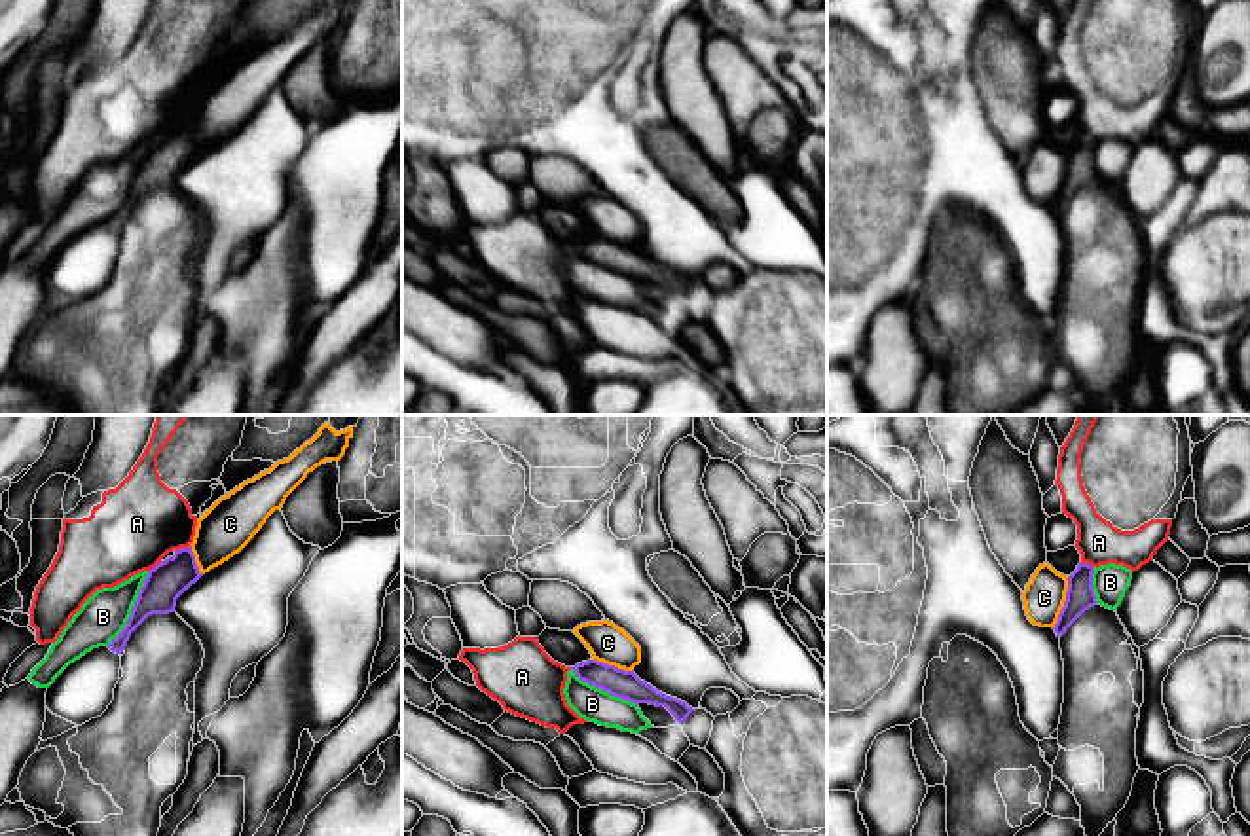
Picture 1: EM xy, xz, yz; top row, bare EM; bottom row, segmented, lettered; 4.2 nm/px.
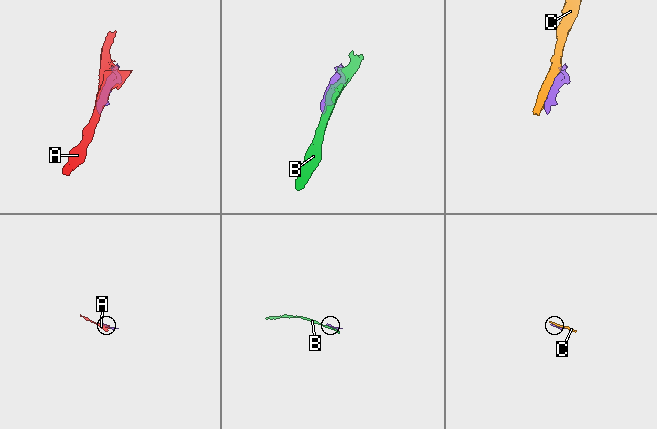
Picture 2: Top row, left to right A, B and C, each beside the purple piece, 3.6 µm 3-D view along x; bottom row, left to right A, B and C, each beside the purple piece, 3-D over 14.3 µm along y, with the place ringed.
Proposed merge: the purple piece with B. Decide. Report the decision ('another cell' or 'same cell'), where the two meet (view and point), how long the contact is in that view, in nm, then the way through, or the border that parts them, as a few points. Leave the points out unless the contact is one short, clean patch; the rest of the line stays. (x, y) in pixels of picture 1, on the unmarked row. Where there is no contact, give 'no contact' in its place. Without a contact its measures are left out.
another cell; meets purple in xy at (133, 184); contact 360 nm long

